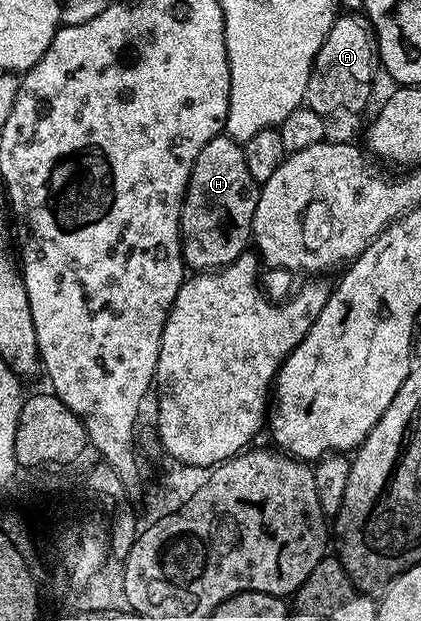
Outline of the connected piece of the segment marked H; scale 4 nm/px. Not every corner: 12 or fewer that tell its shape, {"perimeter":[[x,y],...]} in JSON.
{"perimeter":[[208,140],[182,201],[182,261],[247,253],[260,183],[243,143]]}

